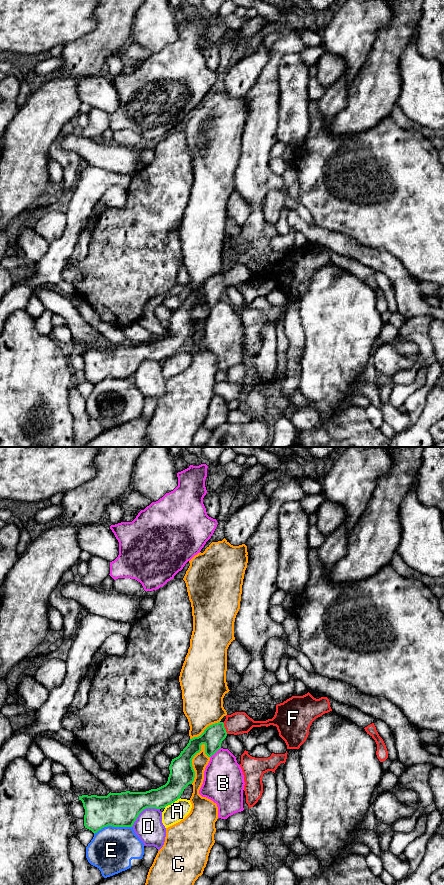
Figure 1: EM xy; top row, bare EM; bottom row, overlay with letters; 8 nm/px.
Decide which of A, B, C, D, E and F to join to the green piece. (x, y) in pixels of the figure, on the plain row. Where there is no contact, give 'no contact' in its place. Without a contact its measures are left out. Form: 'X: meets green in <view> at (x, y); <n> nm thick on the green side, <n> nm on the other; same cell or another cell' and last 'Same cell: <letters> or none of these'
A: meets green in xy at (172, 354); 200 nm thick on the green side, 160 nm on the other; another cell
B: meets green in xy at (215, 304); 170 nm thick on the green side, 320 nm on the other; another cell
C: meets green in xy at (191, 315); 200 nm thick on the green side, 130 nm on the other; another cell
D: meets green in xy at (143, 361); 280 nm thick on the green side, 220 nm on the other; another cell
E: meets green in xy at (112, 377); 280 nm thick on the green side, 360 nm on the other; another cell
F: meets green in xy at (224, 280); 170 nm thick on the green side, 180 nm on the other; same cell
Same cell: F

